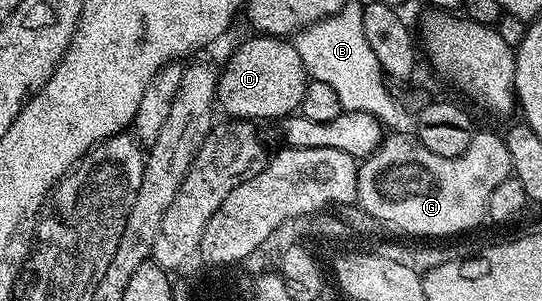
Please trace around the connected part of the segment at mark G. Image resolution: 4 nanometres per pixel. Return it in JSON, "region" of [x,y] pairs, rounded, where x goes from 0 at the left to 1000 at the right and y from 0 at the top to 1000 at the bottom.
{"region":[[[878,432],[865,468],[865,495],[858,495],[858,508],[851,508],[843,522],[806,522],[806,508],[792,508],[792,495],[784,495],[784,482],[777,482],[771,458],[758,452],[756,462],[751,449],[716,445],[699,478],[697,495],[668,532],[666,551],[661,558],[657,588],[659,678],[673,708],[707,734],[716,757],[723,751],[740,754],[742,764],[736,781],[744,787],[847,787],[856,774],[875,771],[882,757],[876,751],[899,728],[899,671],[910,641],[910,628],[917,628],[917,615],[924,615],[924,601],[945,591],[945,581],[939,495],[935,492],[934,458],[926,445],[911,449],[906,435]]]}

